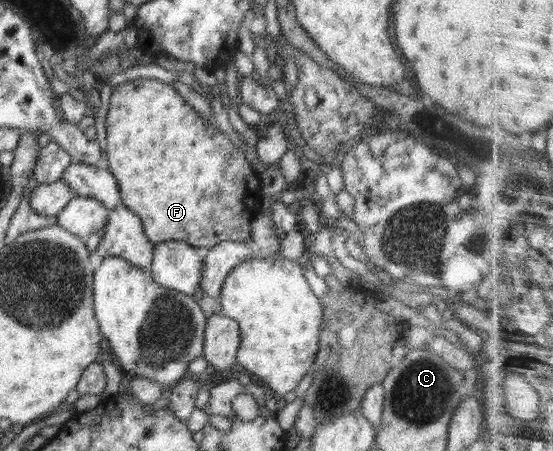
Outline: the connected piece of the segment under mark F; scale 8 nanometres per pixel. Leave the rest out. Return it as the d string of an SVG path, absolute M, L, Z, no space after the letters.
M139 78L126 81L124 84L117 86L116 90L113 90L110 96L110 105L108 106L108 114L106 114L106 140L107 159L104 165L116 177L117 185L121 192L121 204L140 217L140 221L142 221L142 225L144 225L144 235L148 237L148 241L154 244L166 241L181 241L202 251L207 251L223 241L250 241L250 222L252 222L252 217L260 215L260 174L252 169L252 166L248 163L244 155L244 150L240 151L234 147L232 141L230 141L214 123L200 116L196 110L177 93L177 90L172 84L158 80Z

